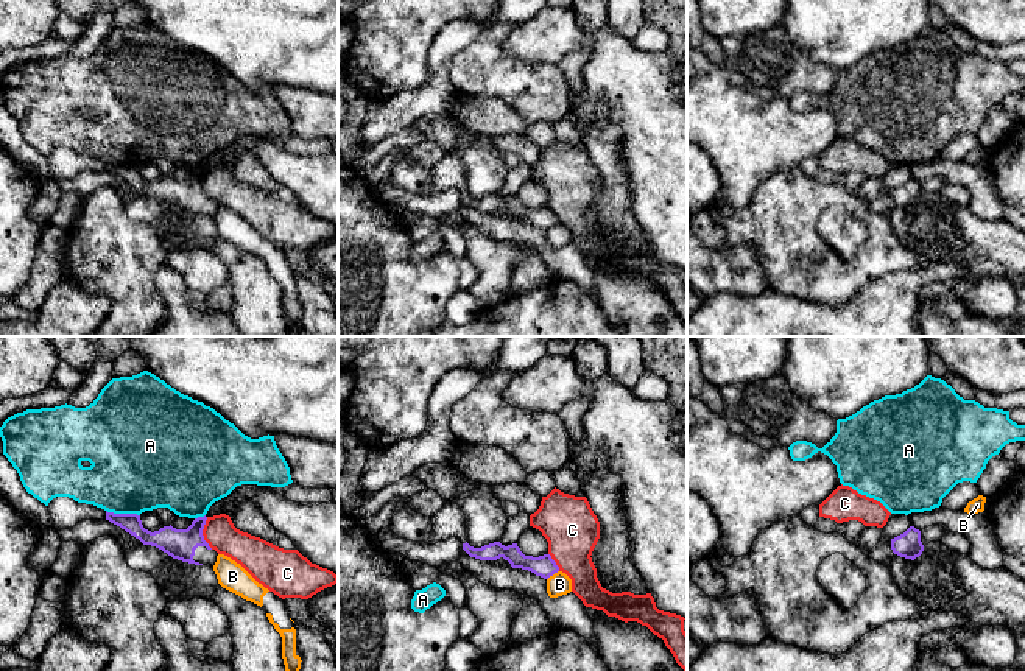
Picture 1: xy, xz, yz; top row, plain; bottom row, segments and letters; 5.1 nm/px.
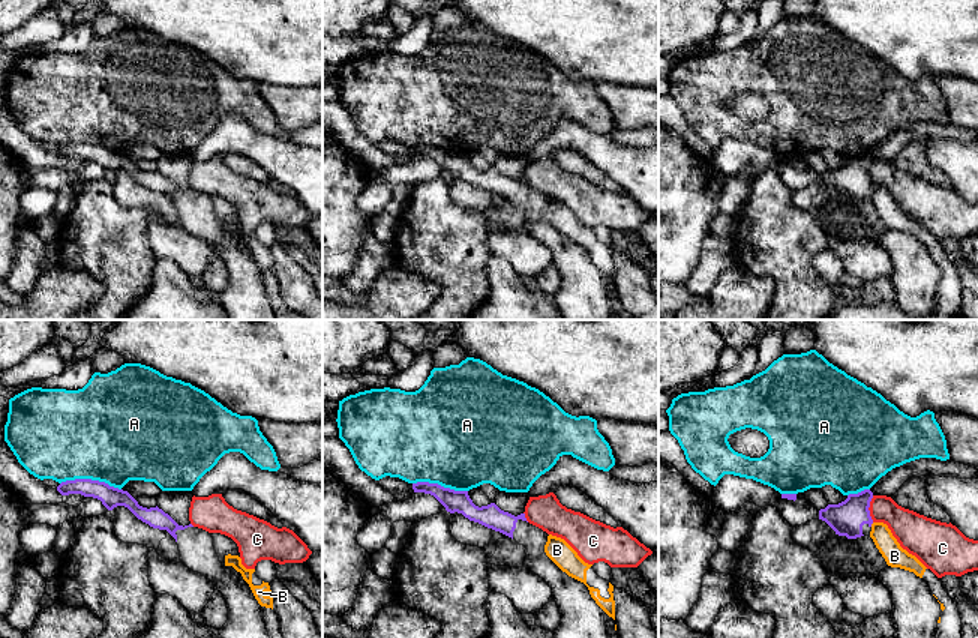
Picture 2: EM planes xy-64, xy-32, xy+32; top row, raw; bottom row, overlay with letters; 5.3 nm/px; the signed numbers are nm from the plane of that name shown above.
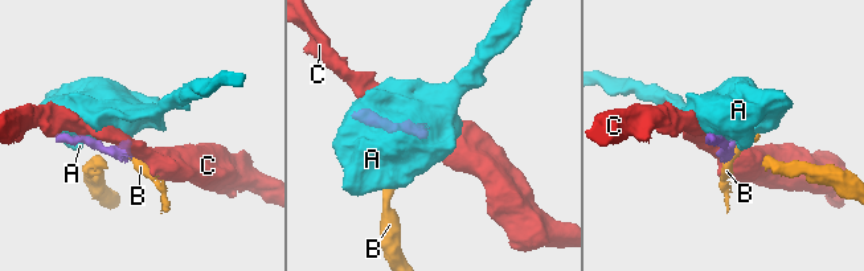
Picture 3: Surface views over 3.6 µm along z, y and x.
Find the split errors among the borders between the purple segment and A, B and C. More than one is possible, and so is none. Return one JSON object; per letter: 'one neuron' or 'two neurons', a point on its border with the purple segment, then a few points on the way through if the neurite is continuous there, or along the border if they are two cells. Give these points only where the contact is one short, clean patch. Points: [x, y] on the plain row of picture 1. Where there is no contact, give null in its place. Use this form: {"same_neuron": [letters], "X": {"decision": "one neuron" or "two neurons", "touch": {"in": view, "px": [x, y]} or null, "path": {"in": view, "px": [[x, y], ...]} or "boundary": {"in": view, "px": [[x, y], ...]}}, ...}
{"same_neuron": [], "A": {"decision": "two neurons", "touch": {"in": "xy", "px": [123, 165]}}, "B": {"decision": "two neurons", "touch": {"in": "xz", "px": [552, 226]}, "boundary": {"in": "xz", "px": [[558, 221], [547, 231]]}}, "C": {"decision": "two neurons", "touch": {"in": "xy", "px": [201, 184]}, "boundary": {"in": "xy", "px": [[206, 168], [203, 190], [212, 200]]}}}

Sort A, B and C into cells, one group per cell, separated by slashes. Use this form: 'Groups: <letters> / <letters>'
Groups: A / B / C

